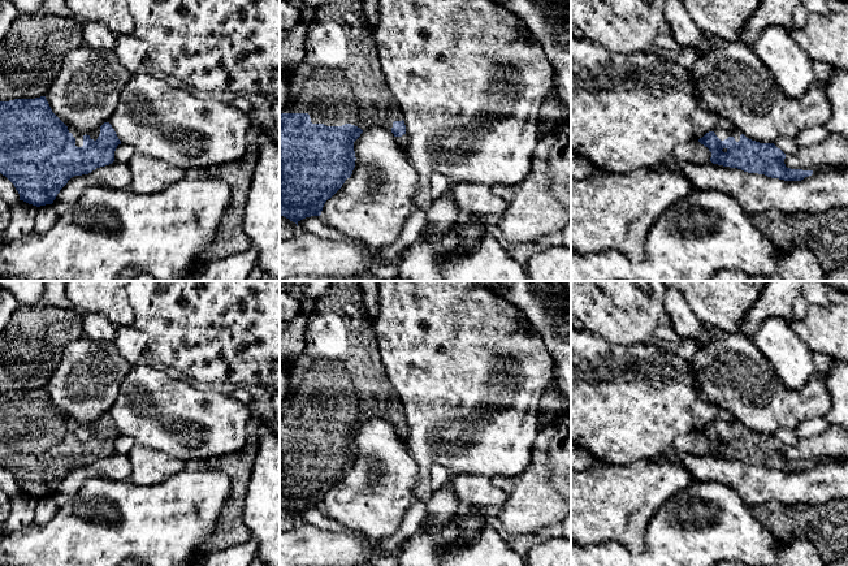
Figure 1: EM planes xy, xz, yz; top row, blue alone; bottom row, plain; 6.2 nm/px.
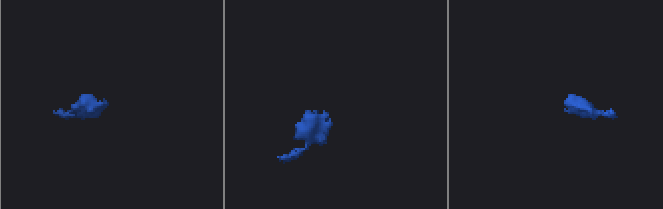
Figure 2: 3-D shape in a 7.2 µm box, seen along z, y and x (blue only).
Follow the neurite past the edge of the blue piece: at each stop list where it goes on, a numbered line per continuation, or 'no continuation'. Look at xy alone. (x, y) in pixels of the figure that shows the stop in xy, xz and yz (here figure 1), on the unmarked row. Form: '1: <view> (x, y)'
1: xy (78, 427)

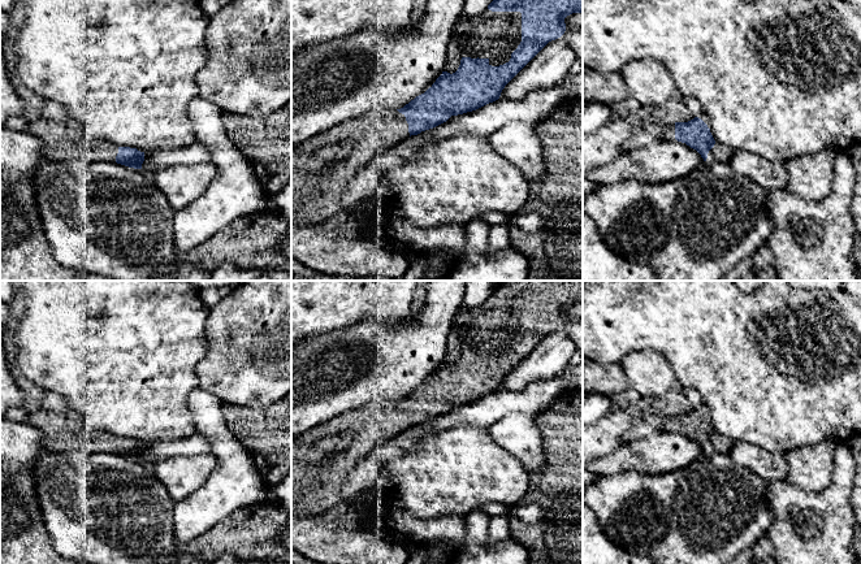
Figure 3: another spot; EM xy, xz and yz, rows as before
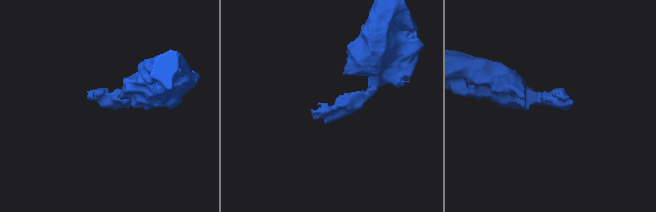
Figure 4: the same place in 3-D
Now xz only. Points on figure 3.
1: xz (485, 325)
2: xz (314, 489)

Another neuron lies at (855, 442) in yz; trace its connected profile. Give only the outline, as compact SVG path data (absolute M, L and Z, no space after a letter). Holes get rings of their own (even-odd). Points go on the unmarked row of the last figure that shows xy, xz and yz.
M861 435L852 437L848 444L856 464L854 485L861 487Z

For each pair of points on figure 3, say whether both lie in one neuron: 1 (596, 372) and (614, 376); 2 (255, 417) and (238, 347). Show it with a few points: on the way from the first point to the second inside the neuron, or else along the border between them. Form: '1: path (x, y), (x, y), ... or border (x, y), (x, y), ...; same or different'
1: path (600, 376), (610, 376); same
2: border (277, 400), (262, 407), (224, 403); different

